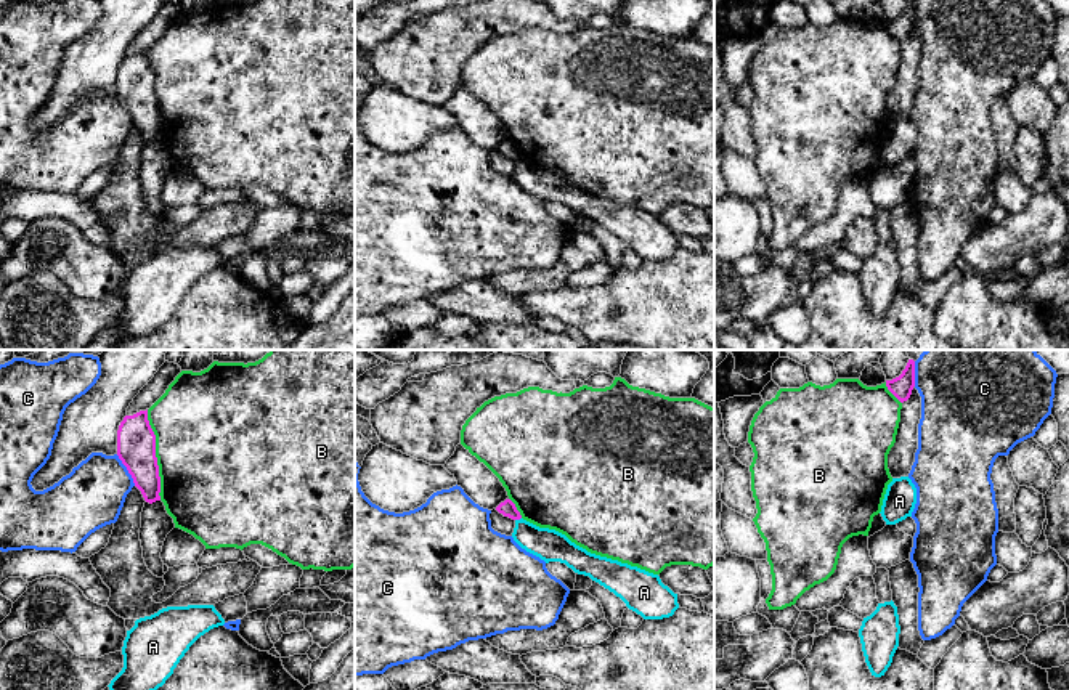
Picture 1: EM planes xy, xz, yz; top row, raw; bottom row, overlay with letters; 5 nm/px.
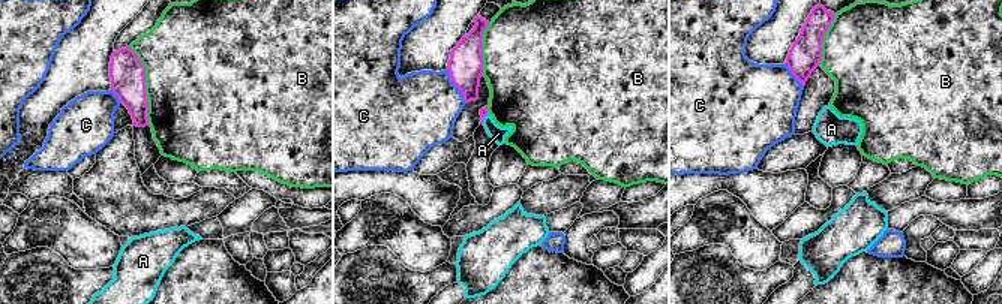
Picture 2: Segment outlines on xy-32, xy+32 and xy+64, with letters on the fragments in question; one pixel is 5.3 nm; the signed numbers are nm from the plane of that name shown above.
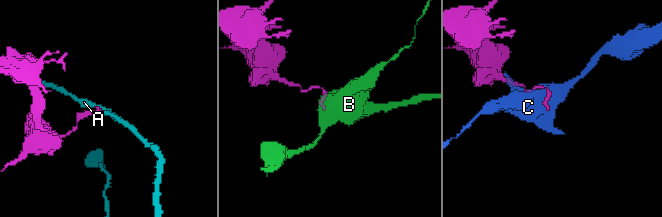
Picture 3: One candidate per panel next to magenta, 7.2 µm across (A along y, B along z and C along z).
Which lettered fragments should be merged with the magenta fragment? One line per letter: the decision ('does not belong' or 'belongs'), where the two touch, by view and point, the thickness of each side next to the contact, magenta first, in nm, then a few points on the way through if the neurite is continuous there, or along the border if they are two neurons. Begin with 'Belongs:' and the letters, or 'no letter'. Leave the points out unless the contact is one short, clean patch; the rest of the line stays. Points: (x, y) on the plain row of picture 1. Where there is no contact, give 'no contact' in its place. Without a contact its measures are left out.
Belongs: no letter
A: does not belong; contact xz (517, 159); calibres 80 and 160 nm; border xz (520, 158), (516, 161)
B: does not belong; contact xy (154, 95); calibres 190 and 480 nm
C: does not belong; contact xy (127, 109); calibres 190 and 320 nm

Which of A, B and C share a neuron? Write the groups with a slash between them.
A / B / C

